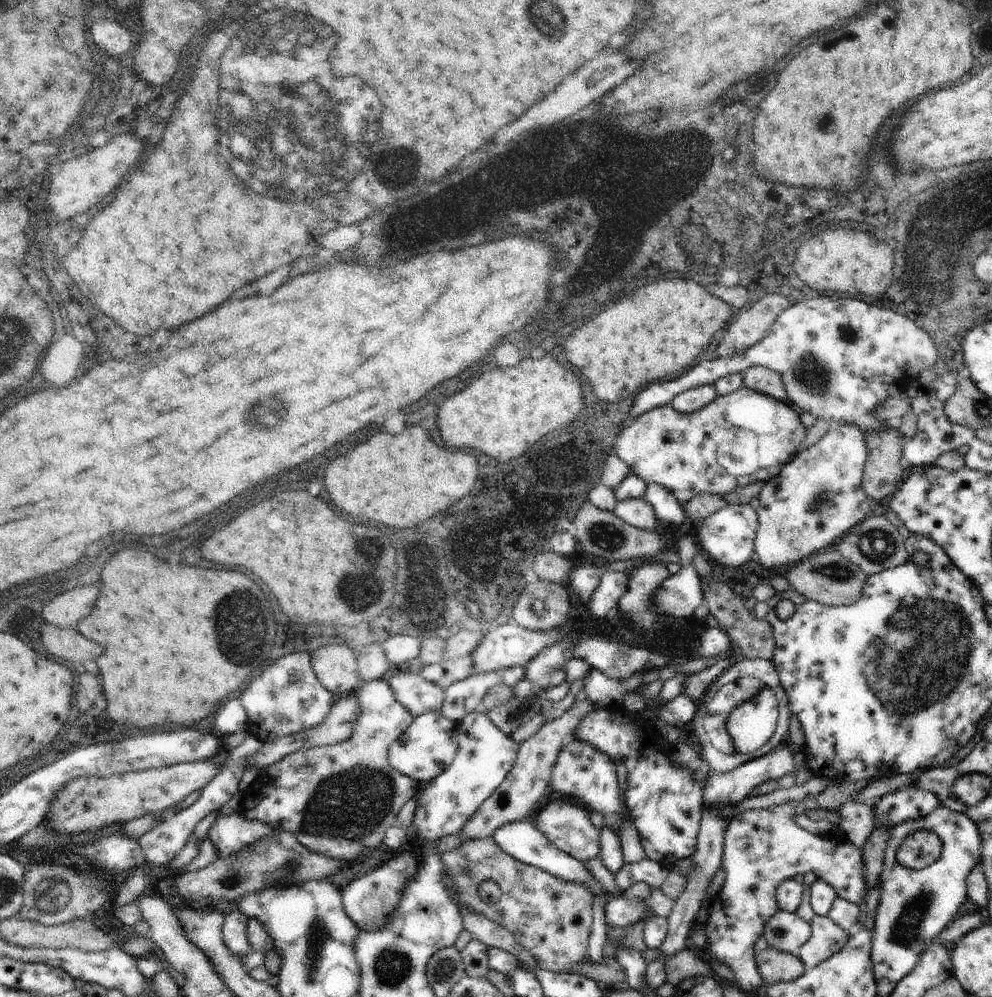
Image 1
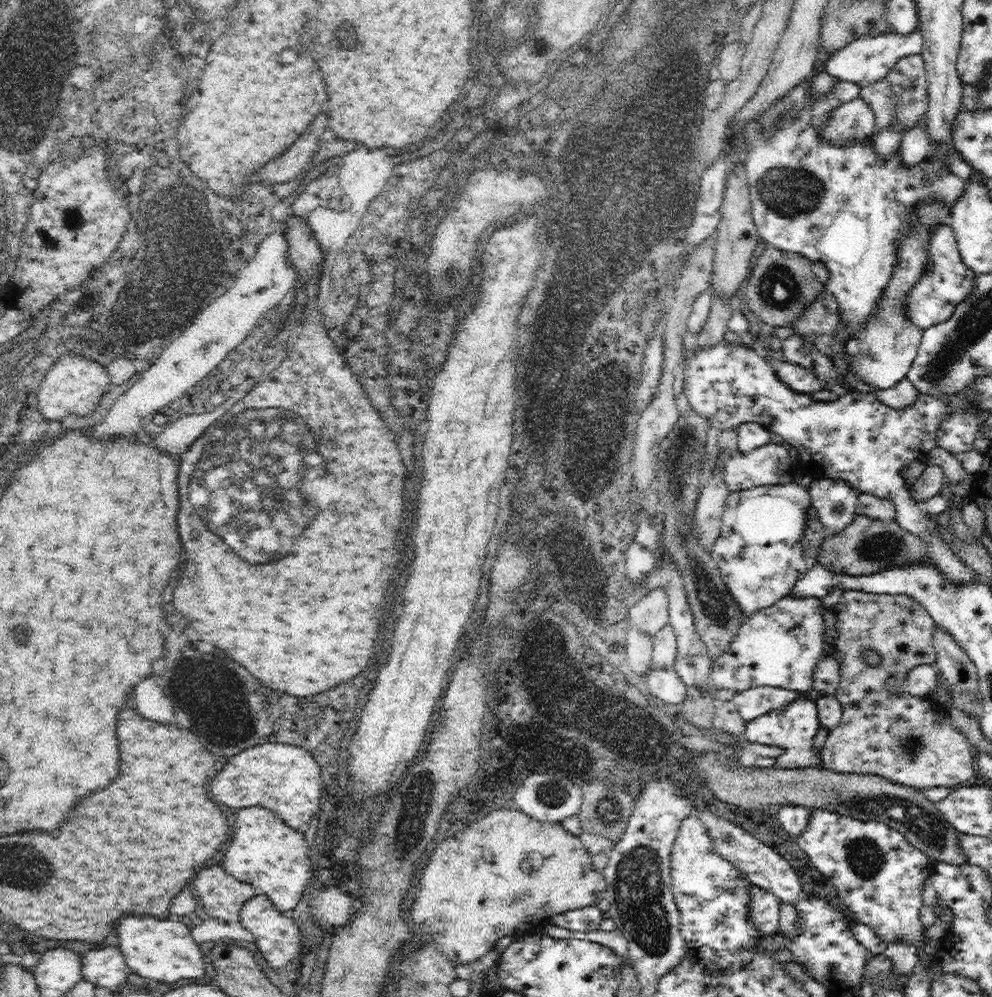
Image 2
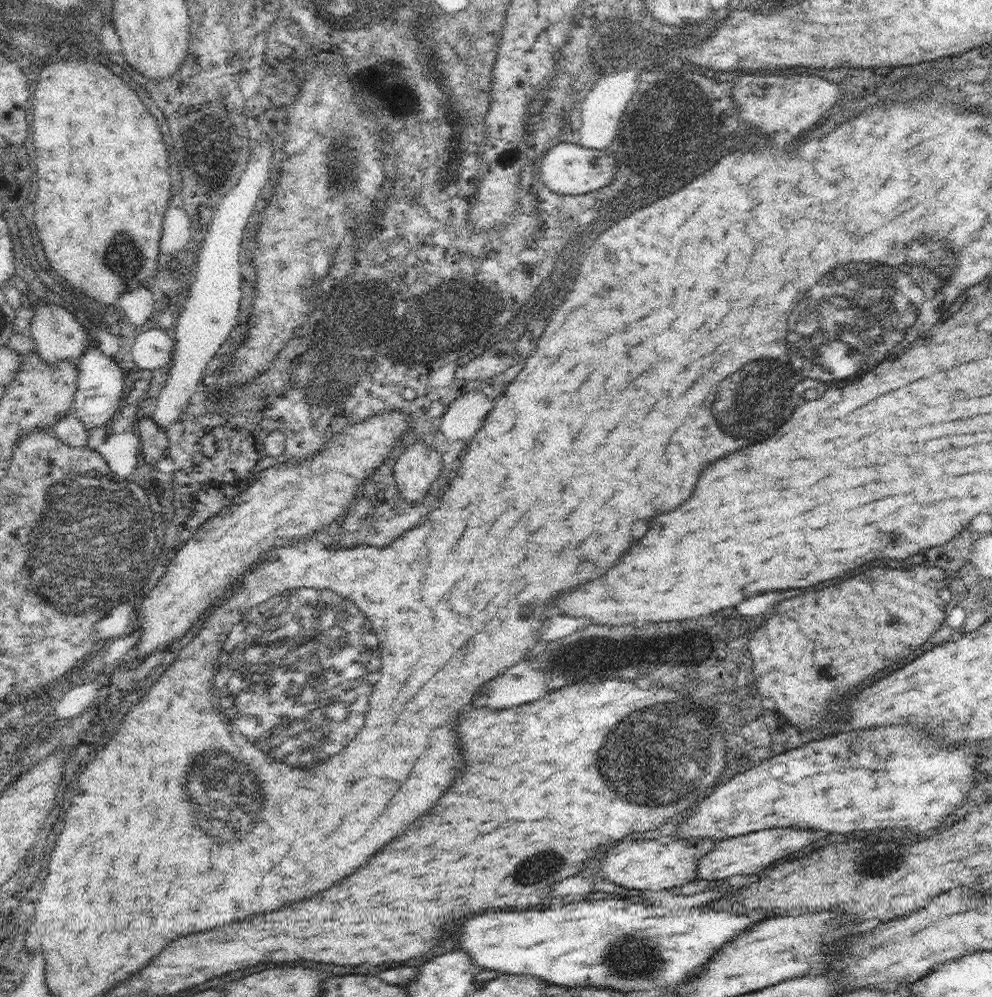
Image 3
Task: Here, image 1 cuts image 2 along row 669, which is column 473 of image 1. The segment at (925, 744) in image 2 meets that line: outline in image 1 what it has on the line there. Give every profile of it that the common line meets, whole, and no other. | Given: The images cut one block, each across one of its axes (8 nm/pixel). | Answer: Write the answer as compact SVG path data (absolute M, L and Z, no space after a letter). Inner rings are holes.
M493 836L467 840L453 852L441 852L441 862L445 866L445 878L451 878L451 892L457 906L507 928L537 958L539 970L567 974L579 966L587 954L593 926L593 894L585 886L559 880L541 868L515 860L499 848ZM485 880L495 882L501 890L499 900L491 906L477 894L477 886Z

